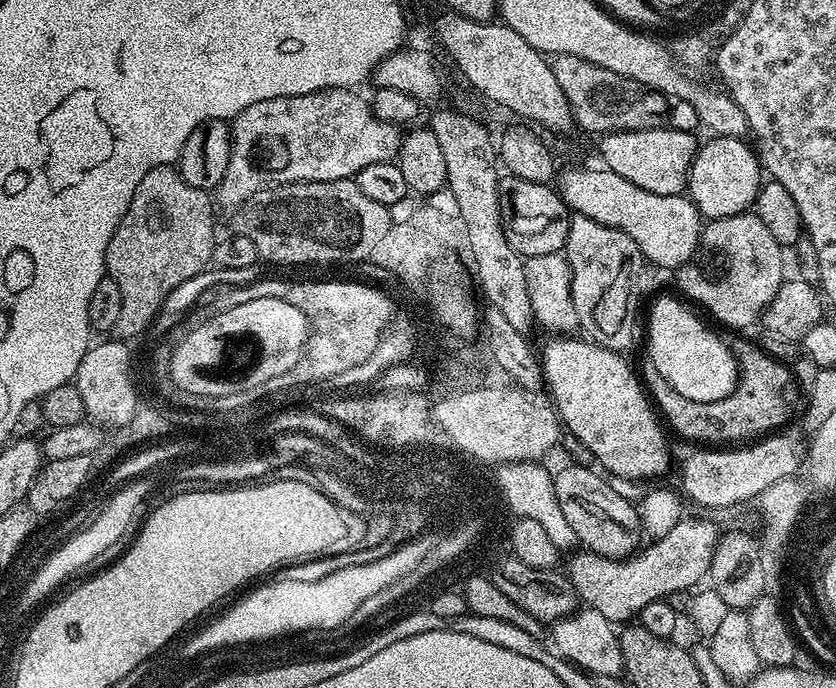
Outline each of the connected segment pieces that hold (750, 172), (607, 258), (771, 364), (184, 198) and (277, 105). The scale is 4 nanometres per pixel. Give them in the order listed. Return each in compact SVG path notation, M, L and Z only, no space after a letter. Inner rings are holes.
M717 136L709 139L709 144L701 143L696 149L686 192L701 217L708 220L749 211L755 205L762 183L762 165L755 151L749 145L747 148L742 141L735 140L734 136Z
M573 215L568 225L568 240L562 249L568 257L568 265L572 271L572 297L574 310L578 310L578 322L583 335L593 344L601 344L606 350L628 354L642 336L642 308L640 312L640 292L636 287L640 284L640 264L642 257L640 247L622 230L614 226L602 226L602 222L594 222L594 218Z
M748 340L731 341L730 347L738 365L736 384L742 384L740 376L752 376L752 378L758 376L760 380L752 380L752 382L748 380L744 384L744 392L742 392L742 386L736 386L729 396L718 402L694 402L690 398L682 398L682 394L678 394L678 390L674 390L674 386L670 386L666 382L666 378L662 378L662 374L658 374L658 370L653 364L645 363L644 372L642 371L642 383L651 403L658 409L663 423L669 429L672 427L682 439L693 440L693 445L740 446L745 442L759 441L769 435L768 424L770 422L762 420L762 410L768 412L770 408L784 404L782 396L778 396L778 394L770 402L770 394L766 394L764 388L768 392L770 392L770 388L774 388L778 392L782 388L780 384L786 382L784 372L789 365L785 361L775 360L774 357L767 356L758 345L751 344ZM764 376L768 376L768 384L766 384Z
M167 164L150 170L150 174L146 174L146 178L138 182L134 198L114 238L110 238L110 246L104 255L107 275L112 276L122 289L122 315L119 316L118 326L114 330L115 339L132 342L135 336L142 335L148 327L151 329L170 292L212 264L212 251L216 248L218 233L216 220L212 217L214 200L208 196L211 196L209 189L190 186L190 182L182 178L180 171Z
M327 88L314 94L298 94L297 96L283 96L282 98L266 98L266 102L254 102L254 106L246 106L231 121L232 129L232 149L230 150L230 162L226 166L226 174L222 178L218 189L218 204L224 208L239 209L240 205L246 203L251 196L258 194L267 188L275 188L278 184L301 184L302 182L330 182L331 180L347 180L355 178L366 166L374 166L374 162L395 161L397 159L402 132L399 127L385 120L379 120L372 113L371 103L367 99L360 97L359 91L350 88Z

